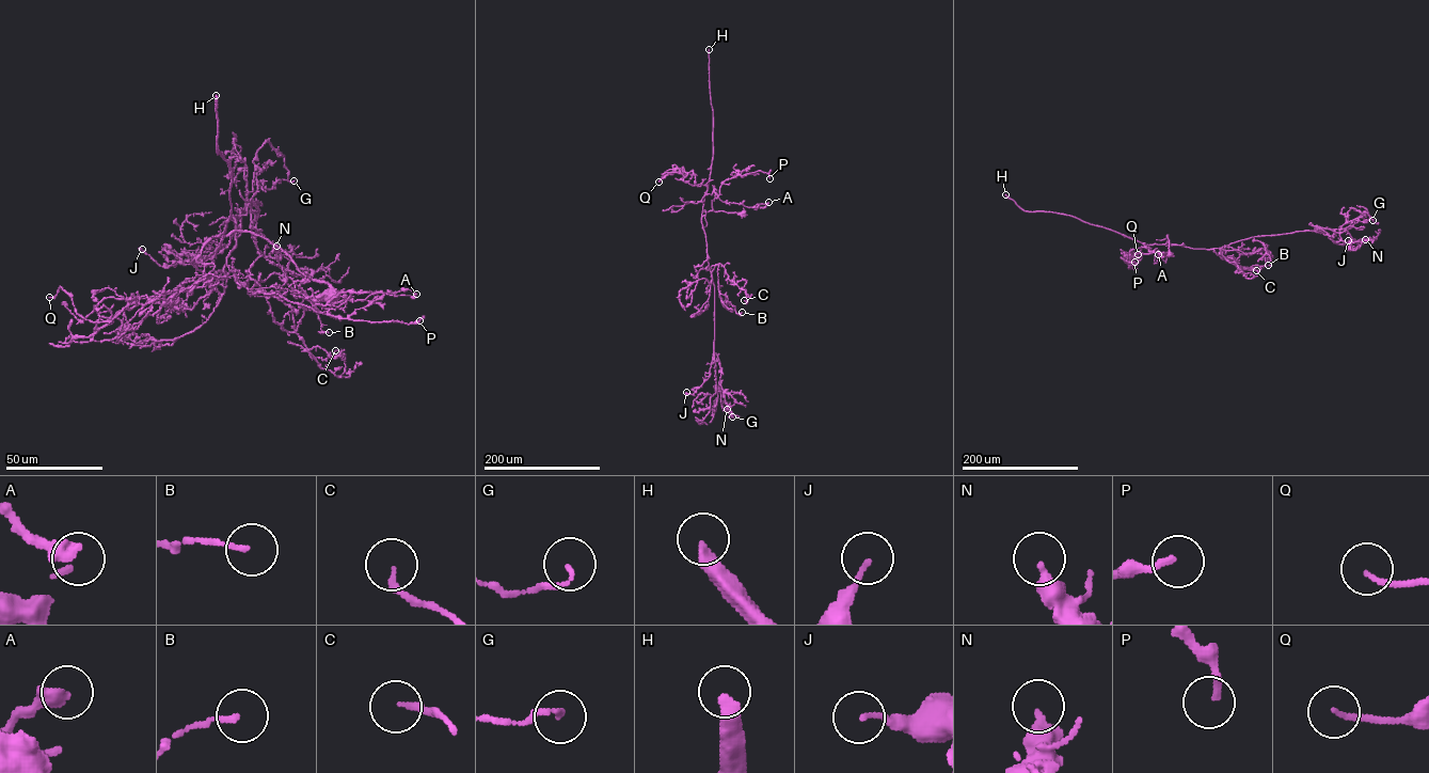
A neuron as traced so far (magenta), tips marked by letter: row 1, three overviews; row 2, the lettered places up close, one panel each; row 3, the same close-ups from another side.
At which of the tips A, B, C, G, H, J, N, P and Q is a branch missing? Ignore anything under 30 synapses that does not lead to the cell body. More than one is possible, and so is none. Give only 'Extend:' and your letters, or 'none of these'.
Extend: H

